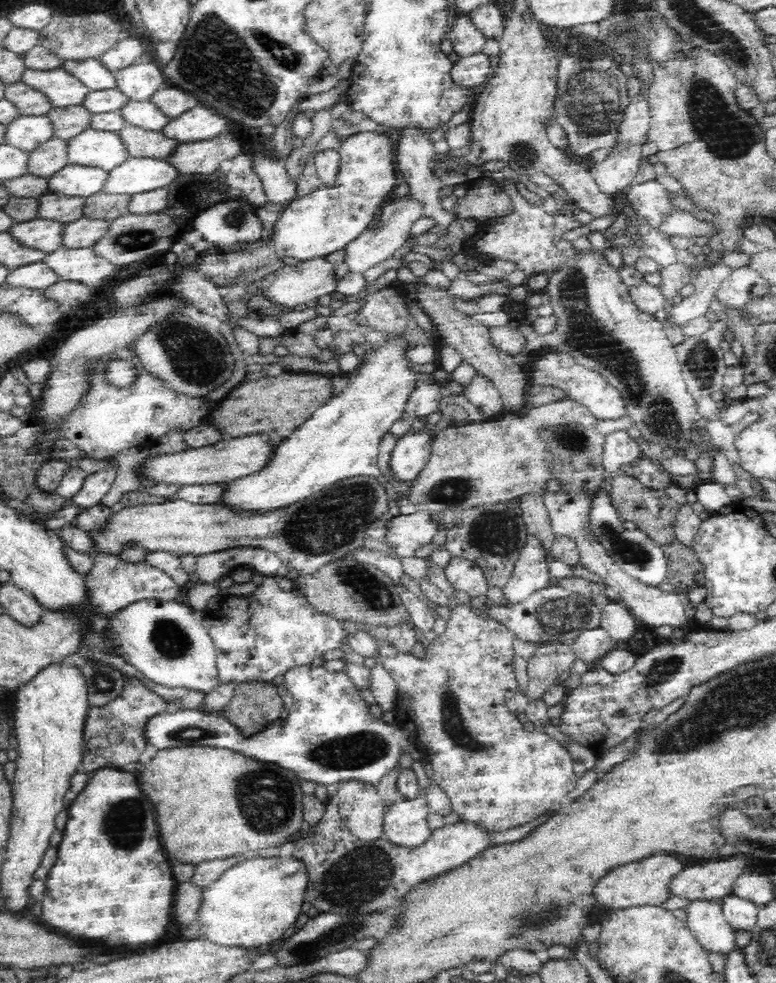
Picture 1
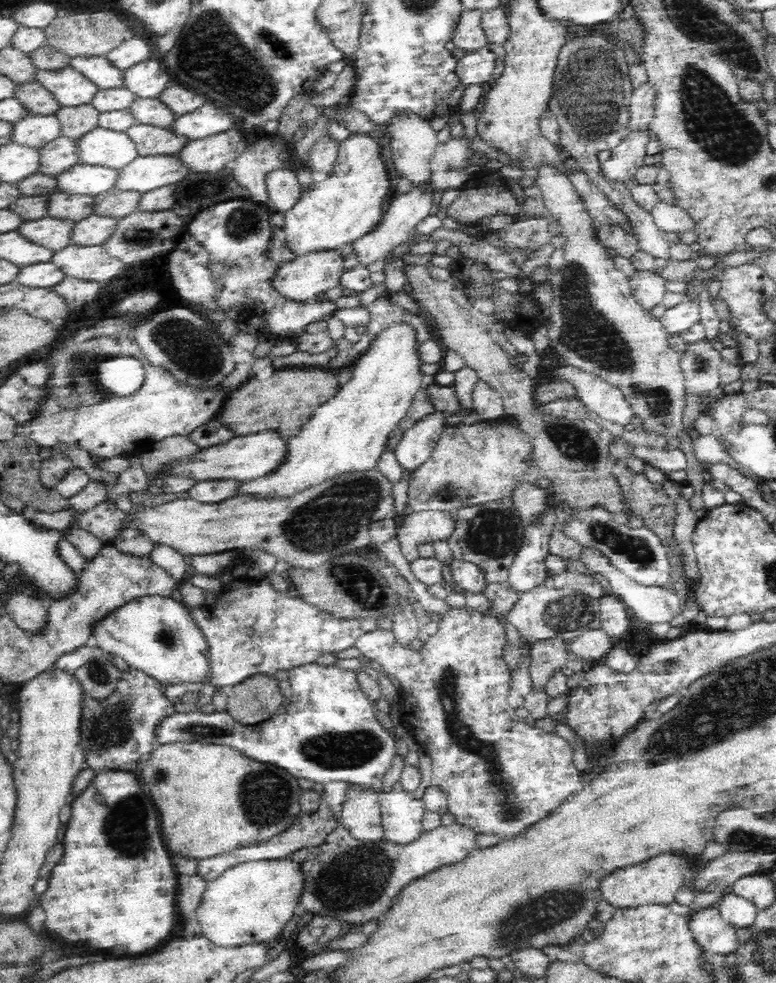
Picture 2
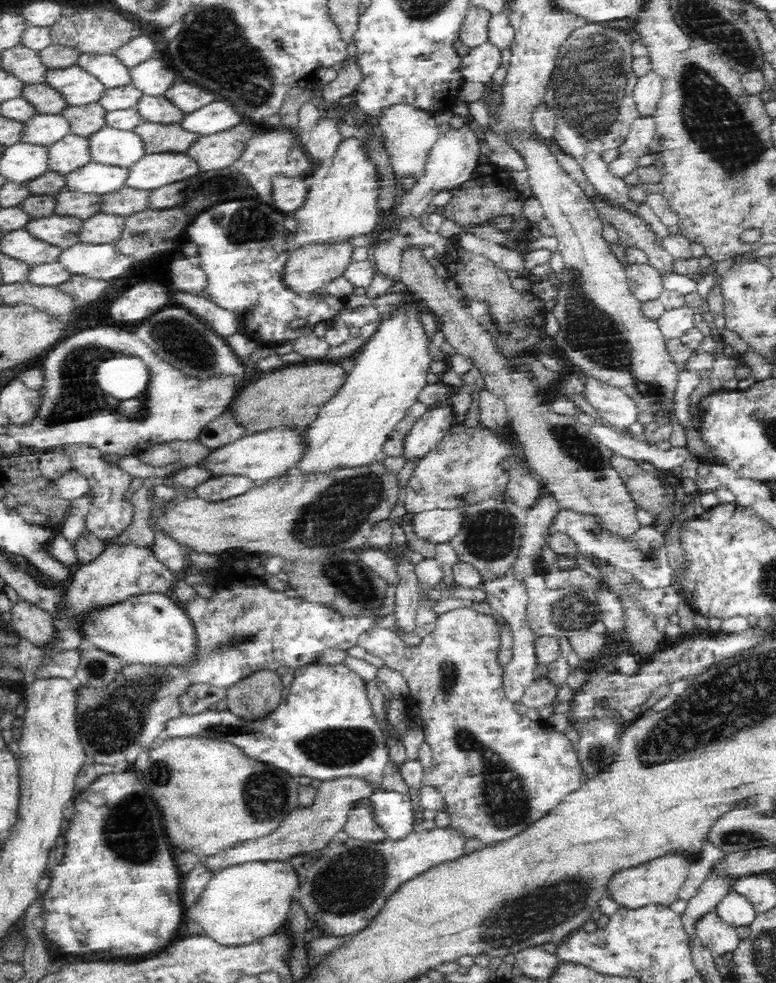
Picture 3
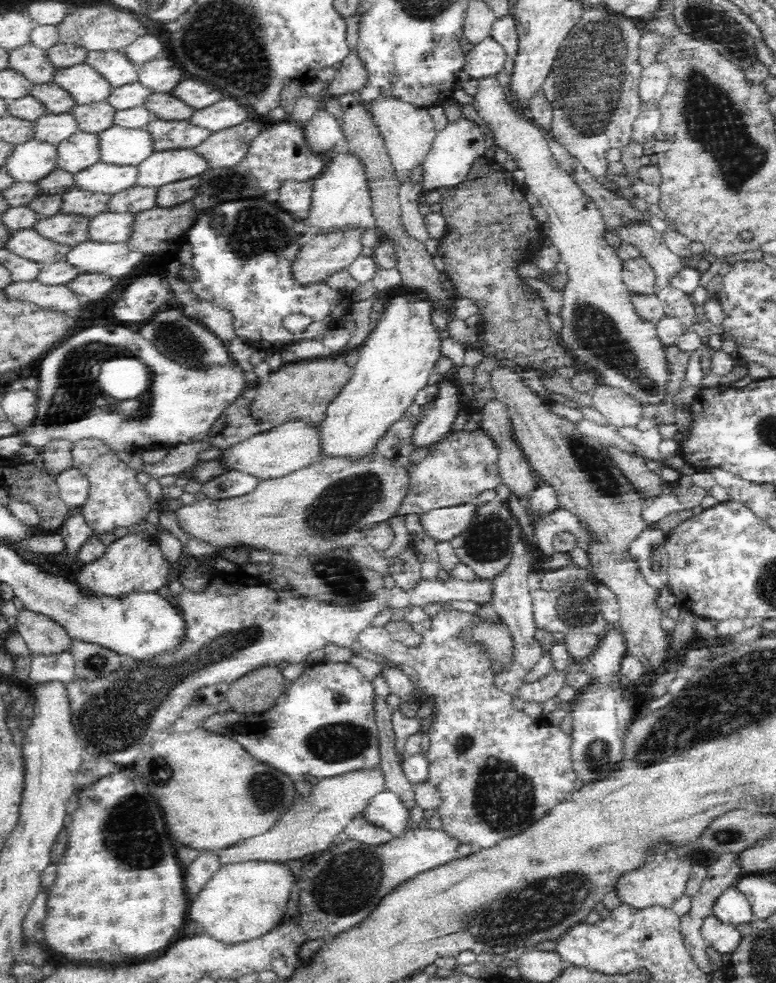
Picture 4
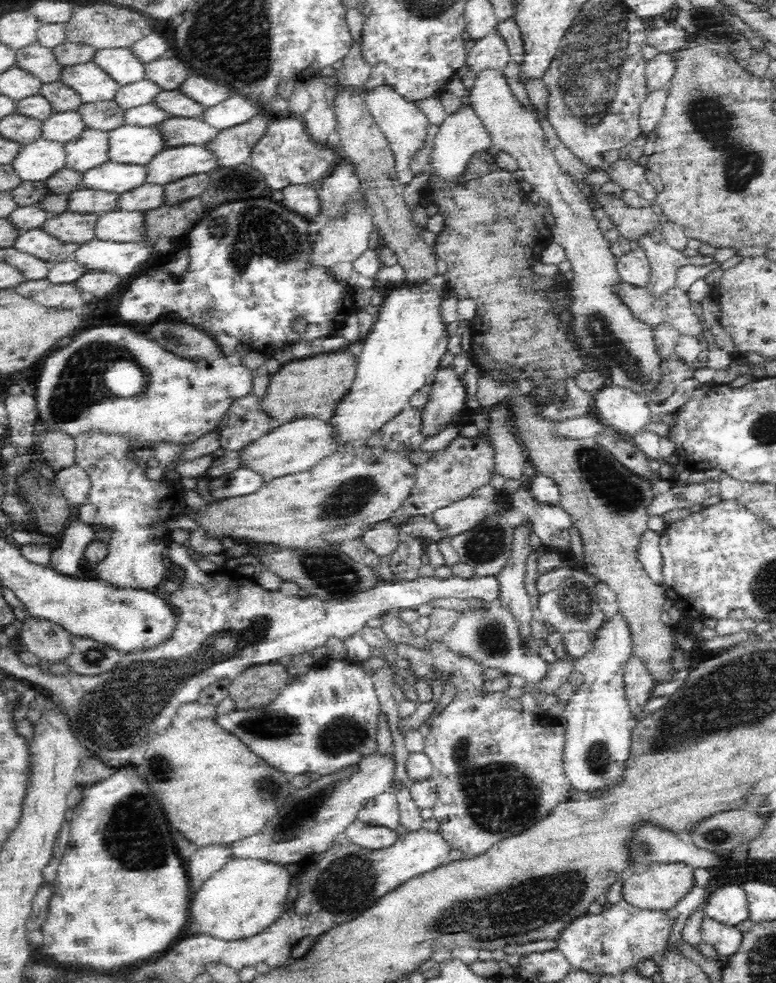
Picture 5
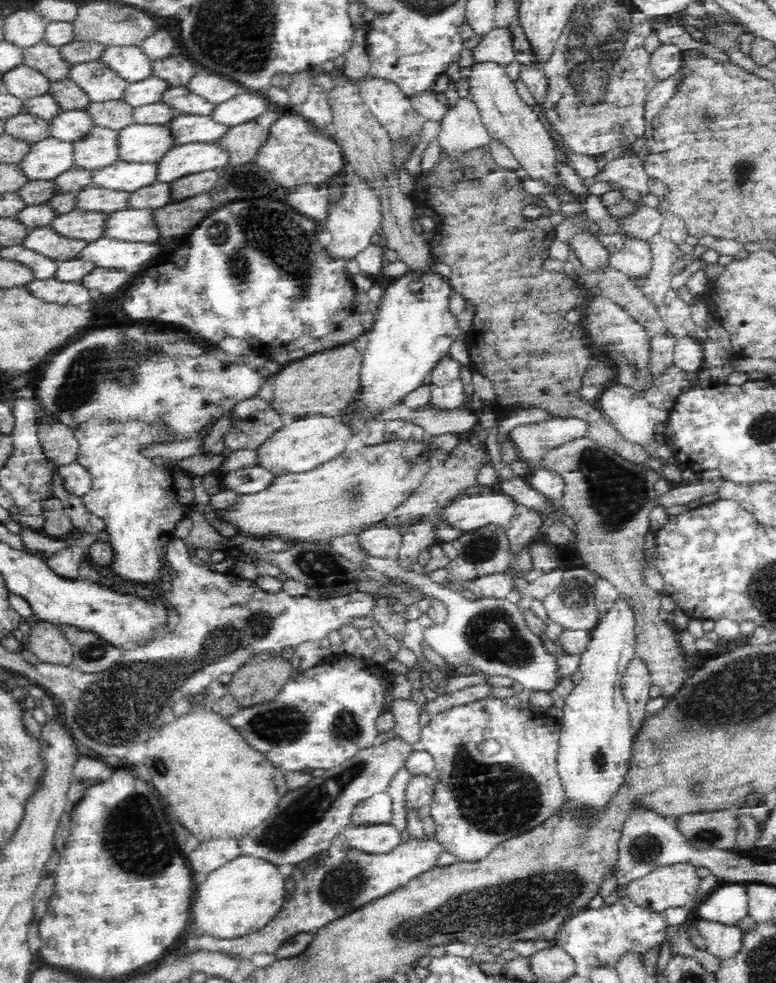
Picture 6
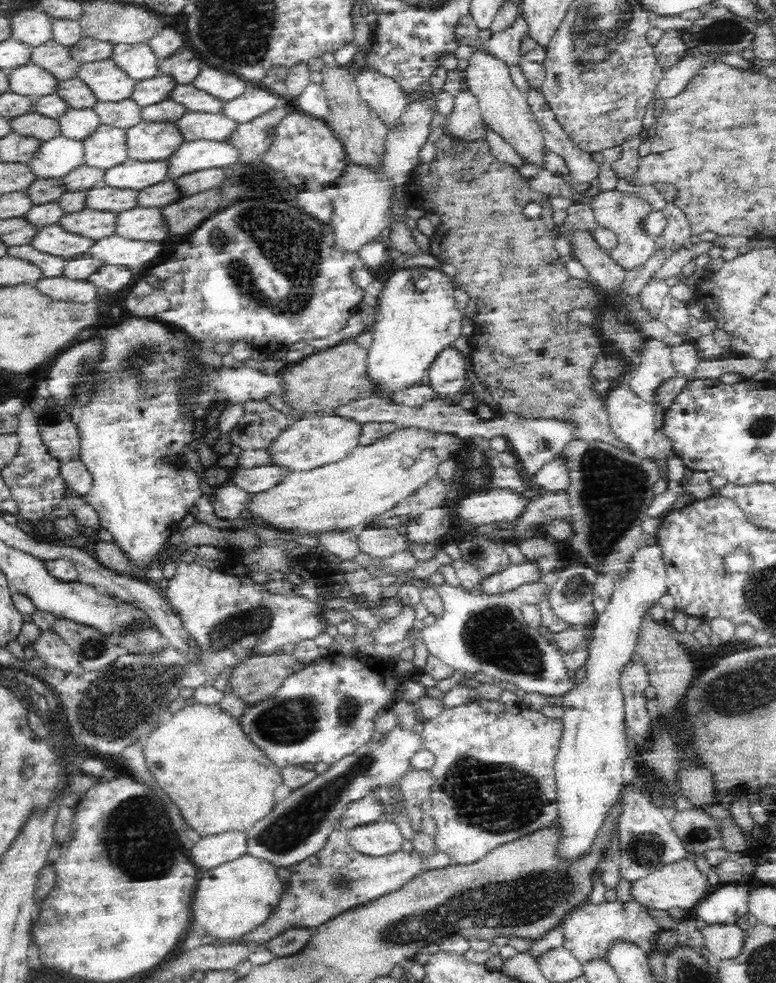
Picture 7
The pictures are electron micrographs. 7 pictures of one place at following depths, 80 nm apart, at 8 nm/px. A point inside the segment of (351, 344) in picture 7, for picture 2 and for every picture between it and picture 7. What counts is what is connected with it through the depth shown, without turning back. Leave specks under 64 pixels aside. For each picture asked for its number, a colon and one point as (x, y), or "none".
2: (285, 401)
3: (294, 394)
4: (302, 390)
5: (315, 386)
6: (325, 383)

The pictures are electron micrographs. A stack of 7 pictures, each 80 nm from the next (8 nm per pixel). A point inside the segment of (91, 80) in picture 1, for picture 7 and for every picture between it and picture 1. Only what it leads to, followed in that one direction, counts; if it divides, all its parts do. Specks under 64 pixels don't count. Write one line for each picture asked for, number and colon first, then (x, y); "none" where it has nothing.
2: (99, 69)
3: (108, 68)
4: (114, 65)
5: (122, 64)
6: (132, 62)
7: (139, 60)

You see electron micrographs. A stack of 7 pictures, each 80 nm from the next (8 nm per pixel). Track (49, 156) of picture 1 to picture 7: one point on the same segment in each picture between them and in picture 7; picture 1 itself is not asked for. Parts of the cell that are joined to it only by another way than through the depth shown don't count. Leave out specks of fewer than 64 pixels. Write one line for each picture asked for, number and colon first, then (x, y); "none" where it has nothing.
2: (60, 155)
3: (72, 152)
4: (82, 150)
5: (92, 148)
6: (100, 147)
7: (106, 148)

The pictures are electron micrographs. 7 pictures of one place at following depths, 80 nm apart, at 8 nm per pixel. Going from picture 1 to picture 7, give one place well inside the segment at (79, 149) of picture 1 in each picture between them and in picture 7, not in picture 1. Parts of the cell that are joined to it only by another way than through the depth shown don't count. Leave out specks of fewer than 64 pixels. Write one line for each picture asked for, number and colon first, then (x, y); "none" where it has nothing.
2: (105, 147)
3: (112, 146)
4: (121, 146)
5: (131, 144)
6: (143, 143)
7: (149, 140)

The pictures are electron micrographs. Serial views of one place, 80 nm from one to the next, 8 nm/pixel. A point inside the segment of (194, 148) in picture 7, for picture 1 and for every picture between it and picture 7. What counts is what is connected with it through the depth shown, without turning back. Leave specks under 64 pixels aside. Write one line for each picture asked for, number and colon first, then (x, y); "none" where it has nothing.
1: (137, 175)
2: (146, 173)
3: (154, 170)
4: (162, 167)
5: (172, 163)
6: (183, 159)

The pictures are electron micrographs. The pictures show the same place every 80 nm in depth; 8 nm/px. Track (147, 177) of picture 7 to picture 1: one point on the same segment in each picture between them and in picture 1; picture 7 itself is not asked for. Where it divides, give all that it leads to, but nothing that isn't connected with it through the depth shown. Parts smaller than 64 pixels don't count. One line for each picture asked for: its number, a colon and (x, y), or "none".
1: (75, 180)
2: (86, 179)
3: (94, 178)
4: (101, 177)
5: (116, 177)
6: (128, 176)

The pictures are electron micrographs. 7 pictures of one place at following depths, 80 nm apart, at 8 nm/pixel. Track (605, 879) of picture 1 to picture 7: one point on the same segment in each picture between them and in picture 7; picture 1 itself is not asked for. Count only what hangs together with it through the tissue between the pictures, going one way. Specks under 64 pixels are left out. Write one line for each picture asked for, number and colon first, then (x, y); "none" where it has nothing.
2: (656, 881)
3: (658, 881)
4: (657, 882)
5: (661, 886)
6: (676, 885)
7: (680, 884)

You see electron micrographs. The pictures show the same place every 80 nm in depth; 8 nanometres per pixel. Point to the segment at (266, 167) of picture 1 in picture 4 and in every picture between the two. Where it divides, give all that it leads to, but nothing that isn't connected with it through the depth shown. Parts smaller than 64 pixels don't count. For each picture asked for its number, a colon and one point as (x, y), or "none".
2: (284, 190)
3: (289, 194)
4: (295, 197)

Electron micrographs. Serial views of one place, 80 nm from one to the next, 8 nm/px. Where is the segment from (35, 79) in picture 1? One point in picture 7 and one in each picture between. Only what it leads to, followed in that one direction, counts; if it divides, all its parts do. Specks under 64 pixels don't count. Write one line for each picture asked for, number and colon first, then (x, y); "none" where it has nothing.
2: (71, 88)
3: (80, 87)
4: (85, 84)
5: (93, 84)
6: (97, 78)
7: (110, 83)

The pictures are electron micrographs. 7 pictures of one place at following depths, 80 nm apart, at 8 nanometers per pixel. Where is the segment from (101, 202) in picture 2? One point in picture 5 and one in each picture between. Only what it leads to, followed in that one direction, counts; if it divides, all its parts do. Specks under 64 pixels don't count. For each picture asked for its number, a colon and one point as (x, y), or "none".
3: (128, 200)
4: (140, 198)
5: (149, 196)

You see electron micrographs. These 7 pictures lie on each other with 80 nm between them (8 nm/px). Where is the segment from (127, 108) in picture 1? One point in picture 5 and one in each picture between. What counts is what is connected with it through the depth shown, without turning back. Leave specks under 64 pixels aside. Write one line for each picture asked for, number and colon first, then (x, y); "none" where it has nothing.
2: (153, 111)
3: (160, 109)
4: (167, 106)
5: (179, 104)

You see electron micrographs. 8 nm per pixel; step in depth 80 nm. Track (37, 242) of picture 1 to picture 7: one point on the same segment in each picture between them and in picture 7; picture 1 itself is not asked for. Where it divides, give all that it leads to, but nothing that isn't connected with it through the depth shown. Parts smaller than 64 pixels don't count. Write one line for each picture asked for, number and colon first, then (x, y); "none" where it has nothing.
2: (55, 233)
3: (64, 231)
4: (71, 229)
5: (77, 227)
6: (87, 225)
7: (95, 224)

